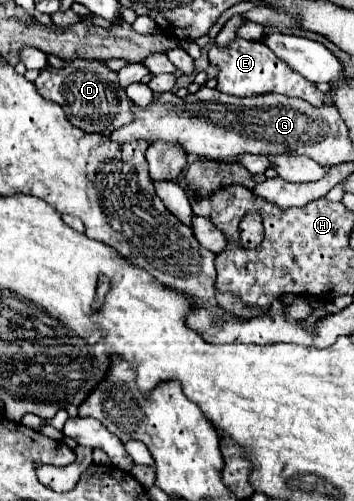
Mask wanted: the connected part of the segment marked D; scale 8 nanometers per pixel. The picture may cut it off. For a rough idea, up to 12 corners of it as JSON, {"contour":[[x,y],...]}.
{"contour":[[75,59],[35,87],[87,133],[133,119],[117,73]]}

